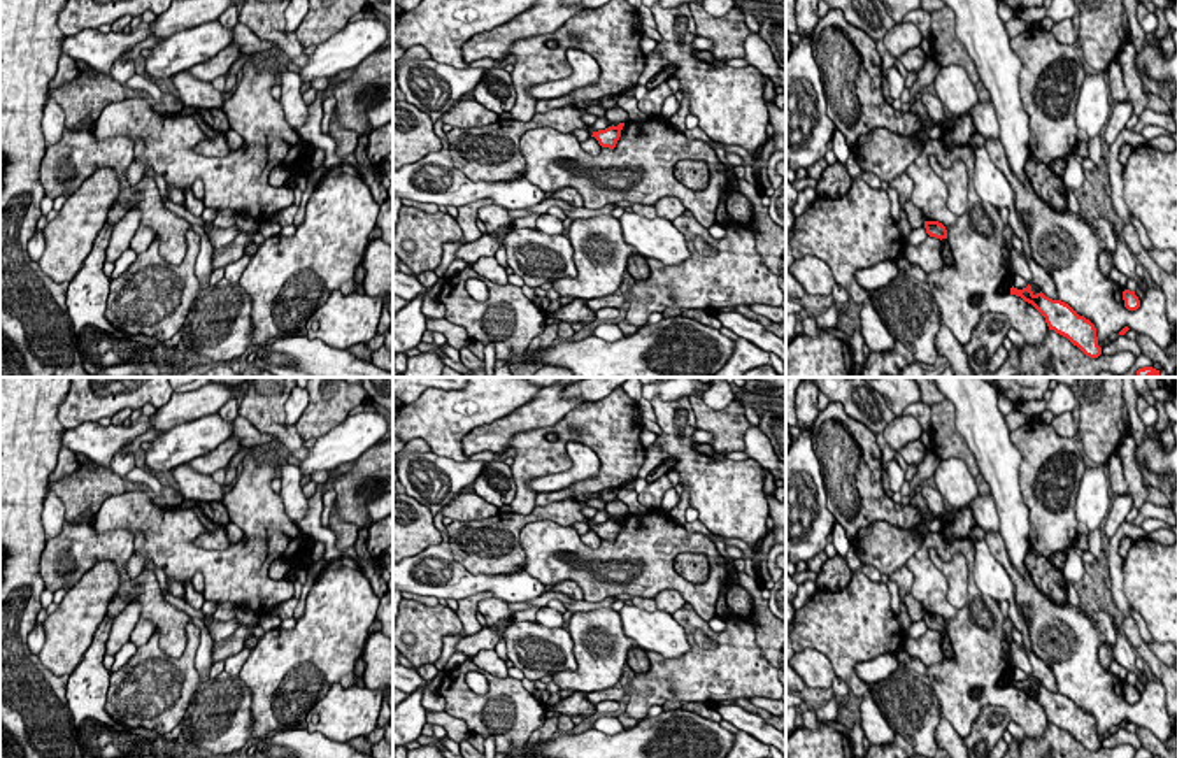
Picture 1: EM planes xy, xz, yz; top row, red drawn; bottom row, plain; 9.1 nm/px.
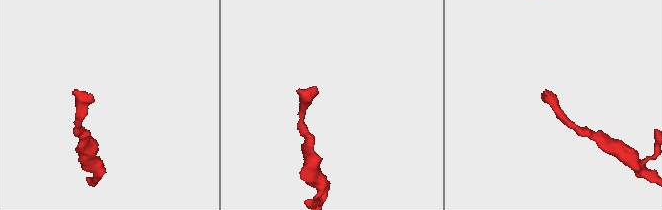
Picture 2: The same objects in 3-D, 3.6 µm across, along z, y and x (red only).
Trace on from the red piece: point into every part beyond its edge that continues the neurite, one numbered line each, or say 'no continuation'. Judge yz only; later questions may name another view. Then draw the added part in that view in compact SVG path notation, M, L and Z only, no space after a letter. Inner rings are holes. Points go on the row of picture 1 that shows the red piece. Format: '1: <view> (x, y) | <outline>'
no continuation

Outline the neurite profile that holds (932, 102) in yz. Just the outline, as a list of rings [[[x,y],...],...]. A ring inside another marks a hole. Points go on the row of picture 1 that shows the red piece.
[[[923,89],[921,104],[924,105],[926,112],[937,125],[947,123],[949,116],[944,111],[944,105],[937,95],[931,95]]]

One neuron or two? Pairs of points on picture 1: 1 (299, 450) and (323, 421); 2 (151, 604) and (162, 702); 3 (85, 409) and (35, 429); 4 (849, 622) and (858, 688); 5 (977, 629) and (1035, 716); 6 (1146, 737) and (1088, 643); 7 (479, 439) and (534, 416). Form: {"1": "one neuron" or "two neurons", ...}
{"1": "two neurons", "2": "two neurons", "3": "two neurons", "4": "one neuron", "5": "one neuron", "6": "two neurons", "7": "one neuron"}

